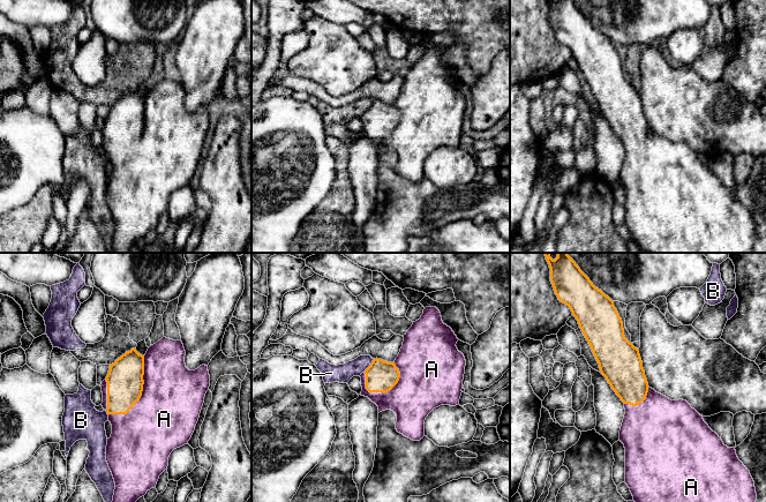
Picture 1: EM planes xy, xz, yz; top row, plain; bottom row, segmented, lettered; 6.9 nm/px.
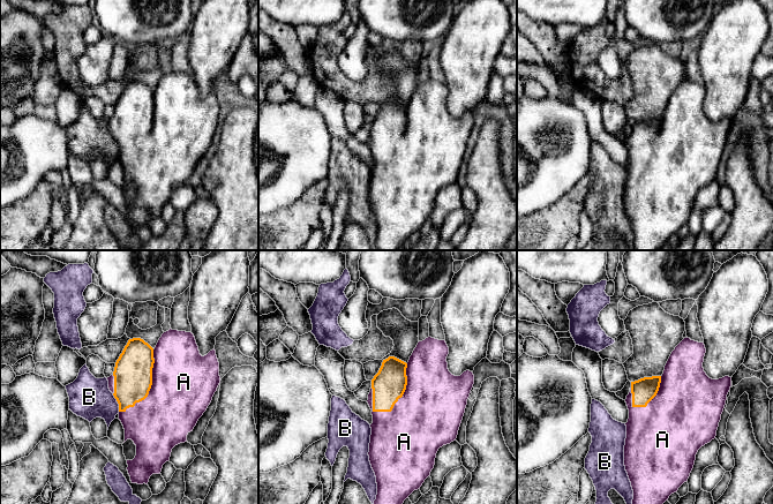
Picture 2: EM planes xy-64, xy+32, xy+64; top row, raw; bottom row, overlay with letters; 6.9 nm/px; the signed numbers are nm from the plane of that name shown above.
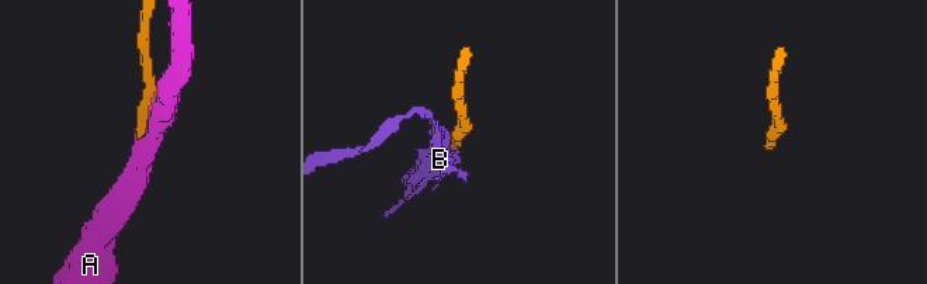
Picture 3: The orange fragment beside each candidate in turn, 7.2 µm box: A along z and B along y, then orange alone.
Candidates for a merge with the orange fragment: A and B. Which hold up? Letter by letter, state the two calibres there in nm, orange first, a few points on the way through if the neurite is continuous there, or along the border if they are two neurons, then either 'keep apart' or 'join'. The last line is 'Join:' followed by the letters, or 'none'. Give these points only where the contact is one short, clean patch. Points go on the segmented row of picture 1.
A: calibres 260 and 440 nm; join
B: calibres 220 and 130 nm; border xz (374, 359), (363, 371); keep apart
Join: A

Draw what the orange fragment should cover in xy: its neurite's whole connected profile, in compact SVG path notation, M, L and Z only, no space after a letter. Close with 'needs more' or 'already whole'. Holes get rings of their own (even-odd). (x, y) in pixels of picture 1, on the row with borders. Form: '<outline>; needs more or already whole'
M163 337L144 355L132 349L110 365L100 387L102 406L112 425L105 452L115 482L112 502L136 502L155 488L159 475L167 470L171 452L188 444L195 430L210 375L205 365L189 370L185 355L181 340Z; needs more

